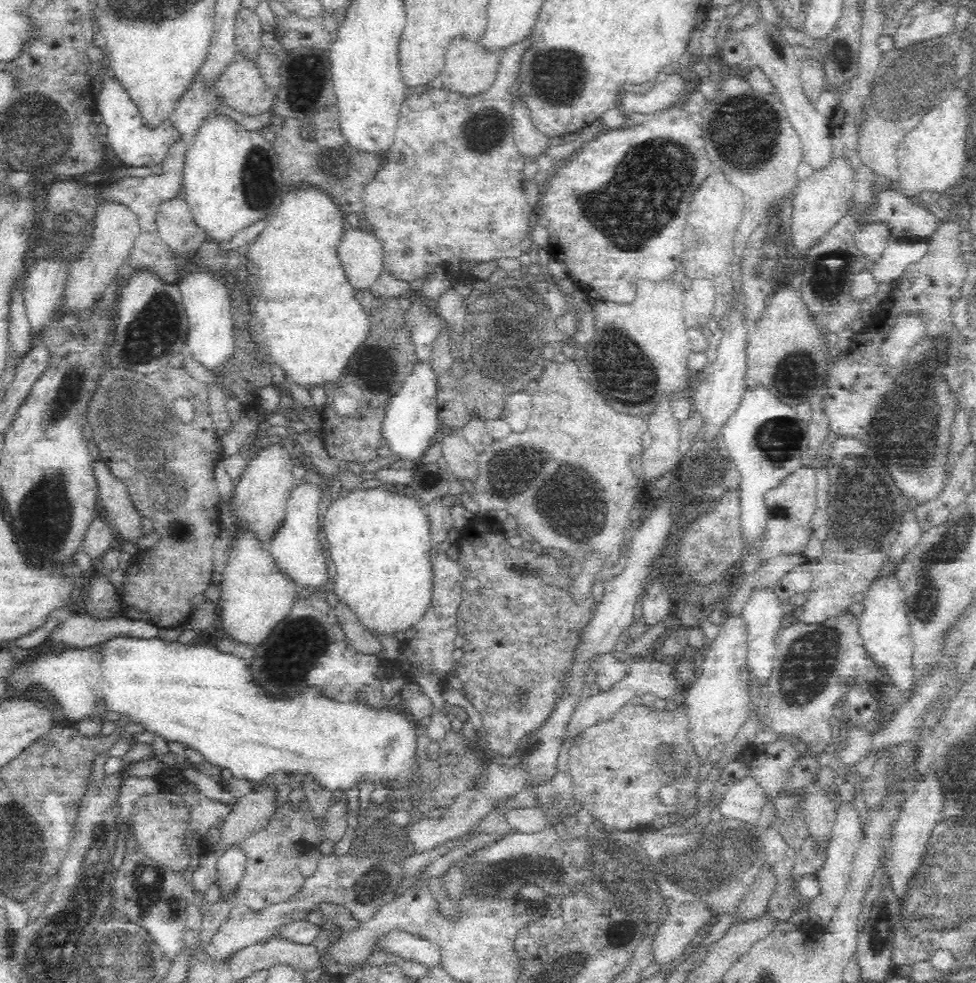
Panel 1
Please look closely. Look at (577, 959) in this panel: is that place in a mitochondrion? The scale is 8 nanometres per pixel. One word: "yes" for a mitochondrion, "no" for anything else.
no

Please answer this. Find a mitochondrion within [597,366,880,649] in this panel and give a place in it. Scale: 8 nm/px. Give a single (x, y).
(777, 439)

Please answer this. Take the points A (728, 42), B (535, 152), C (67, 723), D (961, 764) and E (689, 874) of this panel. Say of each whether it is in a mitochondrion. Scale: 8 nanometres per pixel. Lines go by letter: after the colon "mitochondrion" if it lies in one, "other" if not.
A: other
B: other
C: other
D: mitochondrion
E: mitochondrion

